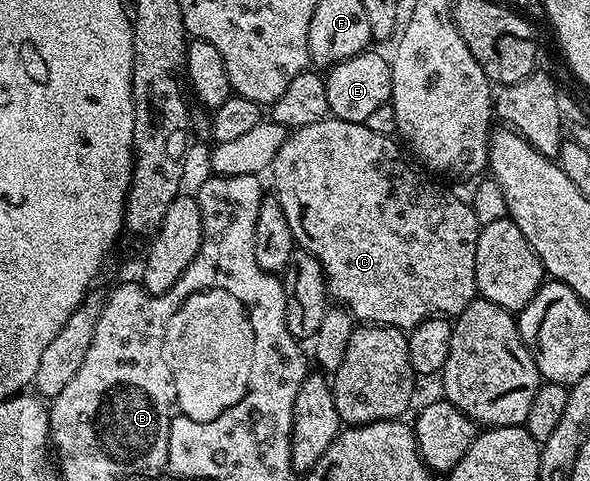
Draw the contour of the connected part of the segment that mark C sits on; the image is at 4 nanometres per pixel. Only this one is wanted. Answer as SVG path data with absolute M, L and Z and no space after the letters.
M326 116L323 120L317 123L309 123L309 127L301 127L300 129L292 129L287 134L285 143L281 143L281 151L277 151L277 155L273 159L271 168L269 170L269 178L271 177L271 185L273 188L273 196L276 197L281 203L281 211L285 211L285 219L289 223L289 231L293 231L293 239L295 240L298 248L309 251L309 255L313 255L321 263L323 274L327 276L327 292L332 302L338 303L342 308L346 309L356 322L366 323L368 325L388 325L394 329L402 329L409 331L414 325L420 325L421 322L427 320L432 315L457 315L461 311L465 311L465 307L469 307L471 301L476 300L477 290L475 287L475 268L477 267L477 239L479 238L479 230L481 228L477 215L471 210L470 204L466 200L463 201L455 193L450 193L447 189L435 189L435 185L431 181L426 181L422 177L424 174L418 168L410 169L407 166L407 161L403 158L404 150L399 150L400 142L394 136L386 137L385 135L377 135L377 131L369 131L369 127L365 123L349 123L342 121L333 116Z

